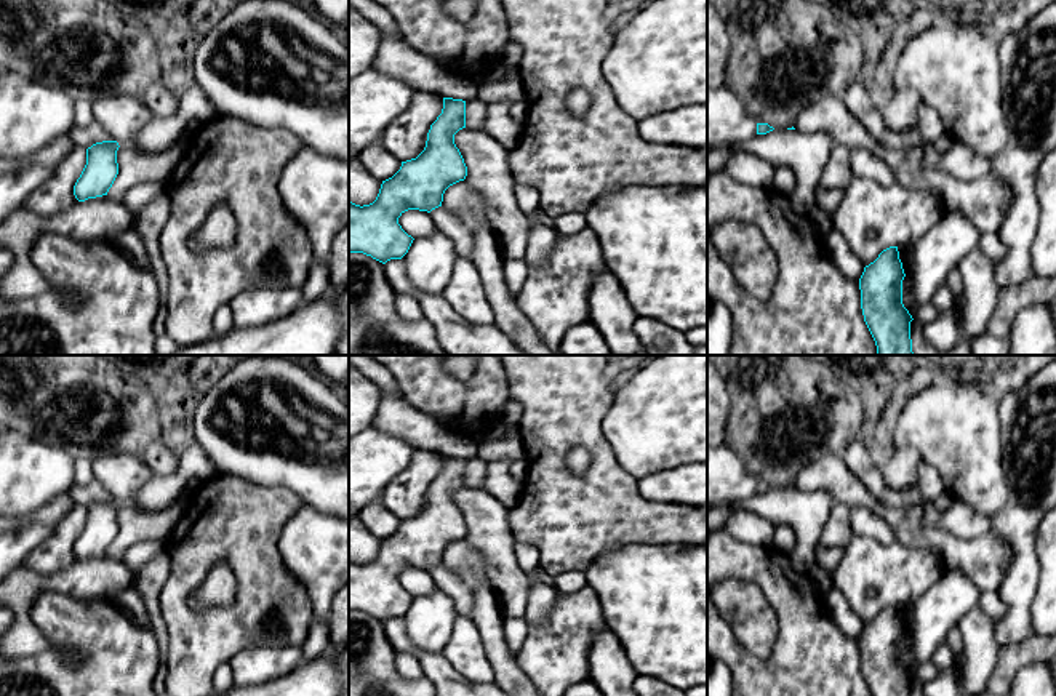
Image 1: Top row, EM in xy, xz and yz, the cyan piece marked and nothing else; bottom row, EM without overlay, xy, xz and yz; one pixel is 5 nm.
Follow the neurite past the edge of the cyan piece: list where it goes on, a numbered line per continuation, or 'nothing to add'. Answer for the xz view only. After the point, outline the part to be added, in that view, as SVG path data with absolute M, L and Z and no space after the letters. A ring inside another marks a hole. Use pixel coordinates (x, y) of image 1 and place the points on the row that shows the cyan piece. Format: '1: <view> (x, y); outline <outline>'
nothing to add

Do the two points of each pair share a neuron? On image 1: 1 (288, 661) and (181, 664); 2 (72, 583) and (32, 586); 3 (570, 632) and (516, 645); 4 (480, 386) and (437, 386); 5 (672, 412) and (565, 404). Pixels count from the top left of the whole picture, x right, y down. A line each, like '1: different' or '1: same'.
1: different
2: same
3: different
4: same
5: different

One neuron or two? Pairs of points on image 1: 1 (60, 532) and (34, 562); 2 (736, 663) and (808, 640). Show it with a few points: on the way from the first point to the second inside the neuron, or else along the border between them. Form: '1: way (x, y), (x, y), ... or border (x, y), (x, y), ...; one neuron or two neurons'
1: way (58, 540), (42, 556); one neuron
2: way (754, 666), (783, 666), (791, 658); one neuron

